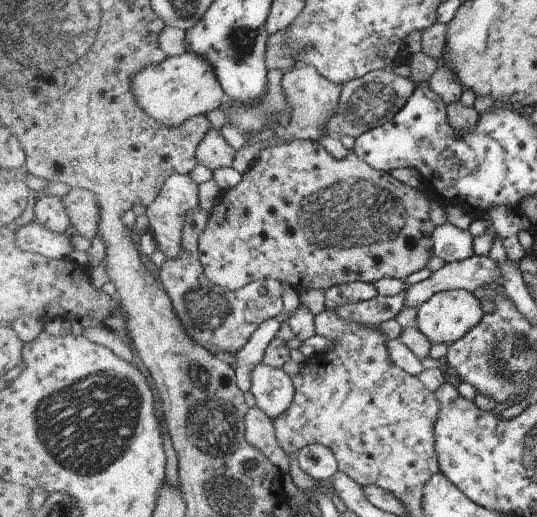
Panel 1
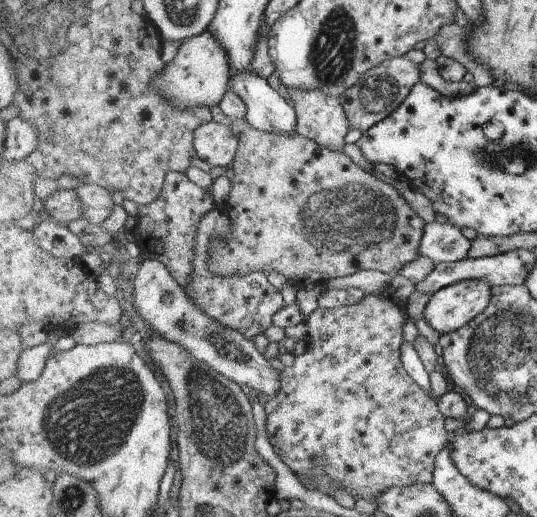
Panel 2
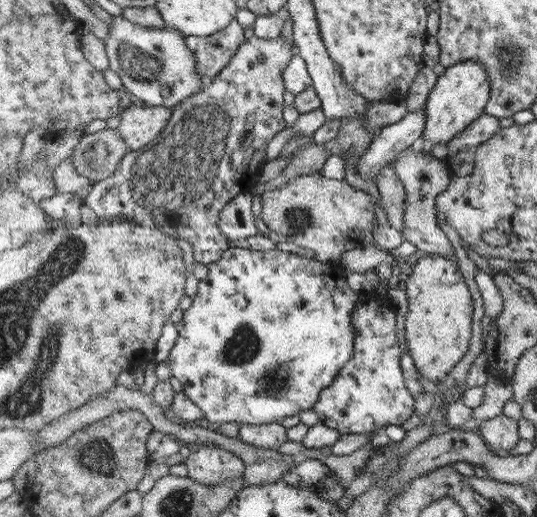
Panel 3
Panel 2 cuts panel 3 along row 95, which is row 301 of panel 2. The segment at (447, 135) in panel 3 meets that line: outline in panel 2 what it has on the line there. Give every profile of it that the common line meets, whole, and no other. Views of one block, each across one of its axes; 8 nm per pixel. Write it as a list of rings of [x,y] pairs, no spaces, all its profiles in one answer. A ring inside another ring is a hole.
[[[480,280],[445,286],[430,296],[422,319],[440,335],[456,332],[474,322],[489,306],[493,289]]]

